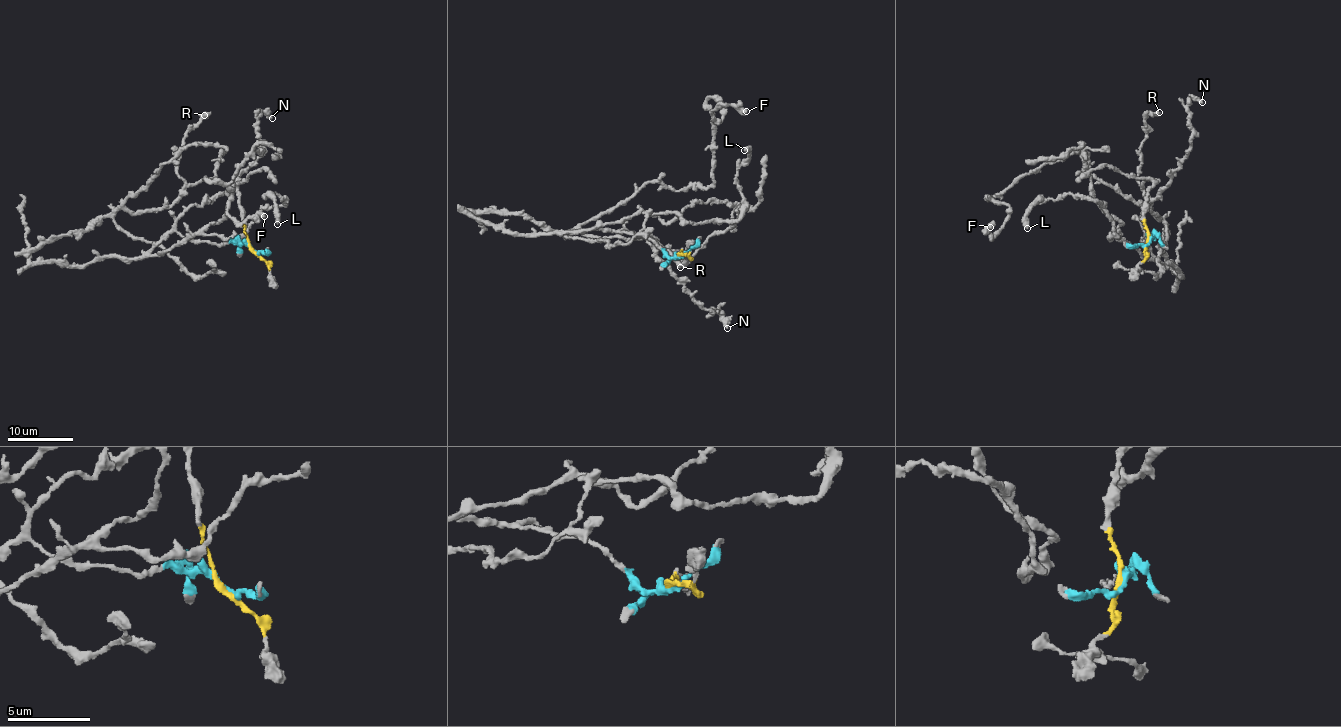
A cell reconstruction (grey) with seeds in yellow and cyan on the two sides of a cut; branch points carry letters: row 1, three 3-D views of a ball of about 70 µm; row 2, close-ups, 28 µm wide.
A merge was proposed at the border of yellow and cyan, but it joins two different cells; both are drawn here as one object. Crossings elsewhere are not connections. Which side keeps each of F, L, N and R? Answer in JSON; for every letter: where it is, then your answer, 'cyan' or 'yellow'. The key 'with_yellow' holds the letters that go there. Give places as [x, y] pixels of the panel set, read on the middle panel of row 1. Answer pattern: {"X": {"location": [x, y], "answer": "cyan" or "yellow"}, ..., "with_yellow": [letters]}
{"F": {"location": [746, 111], "answer": "yellow"}, "L": {"location": [744, 150], "answer": "cyan"}, "N": {"location": [727, 328], "answer": "cyan"}, "R": {"location": [680, 267], "answer": "yellow"}, "with_yellow": ["F", "R"]}

